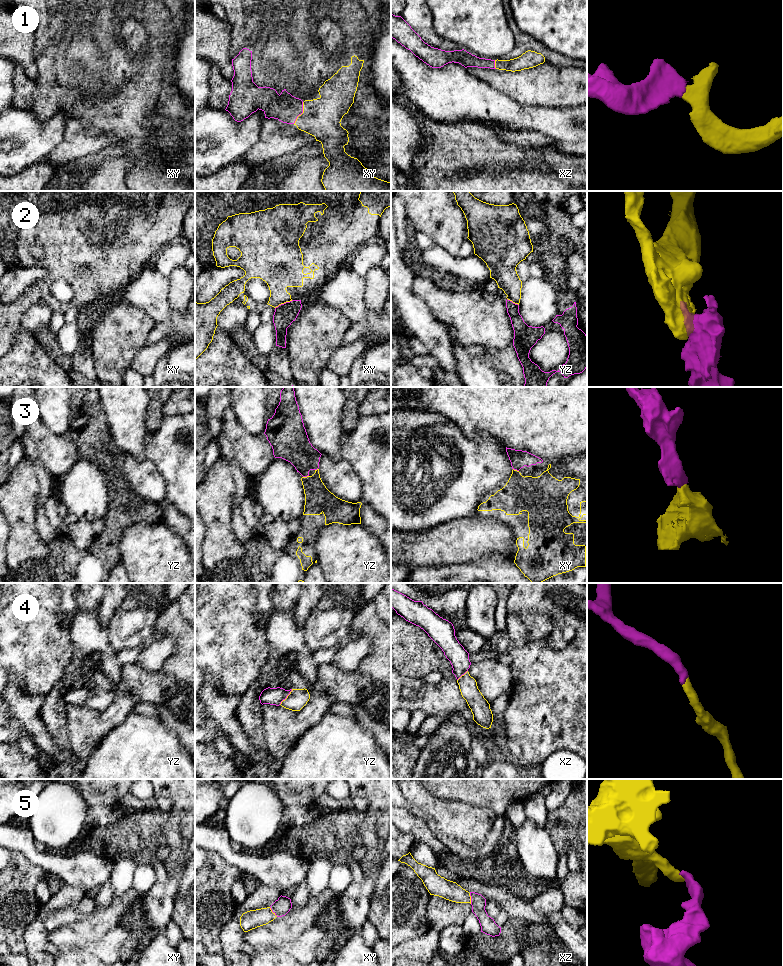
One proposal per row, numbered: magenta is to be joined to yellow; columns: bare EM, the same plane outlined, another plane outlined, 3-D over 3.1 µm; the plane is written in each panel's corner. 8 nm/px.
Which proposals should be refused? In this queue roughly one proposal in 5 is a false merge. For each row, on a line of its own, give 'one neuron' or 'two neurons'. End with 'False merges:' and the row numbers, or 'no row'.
1: one neuron
2: two neurons
3: one neuron
4: one neuron
5: one neuron
False merges: 2

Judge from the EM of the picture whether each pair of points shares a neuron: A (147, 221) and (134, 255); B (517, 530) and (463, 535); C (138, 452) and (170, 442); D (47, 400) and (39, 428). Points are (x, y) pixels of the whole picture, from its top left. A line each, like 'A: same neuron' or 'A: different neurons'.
A: same neuron
B: different neurons
C: different neurons
D: different neurons

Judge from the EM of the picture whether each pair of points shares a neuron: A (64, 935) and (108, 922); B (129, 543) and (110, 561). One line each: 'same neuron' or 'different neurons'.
A: same neuron
B: different neurons

